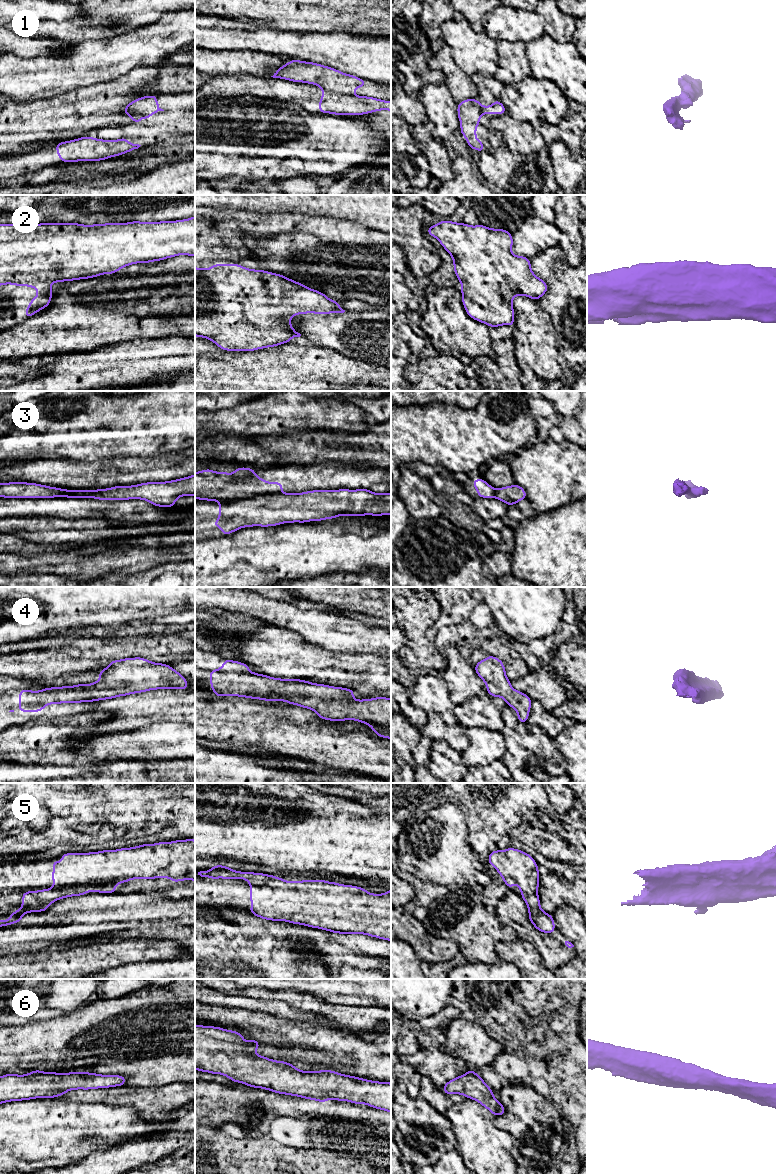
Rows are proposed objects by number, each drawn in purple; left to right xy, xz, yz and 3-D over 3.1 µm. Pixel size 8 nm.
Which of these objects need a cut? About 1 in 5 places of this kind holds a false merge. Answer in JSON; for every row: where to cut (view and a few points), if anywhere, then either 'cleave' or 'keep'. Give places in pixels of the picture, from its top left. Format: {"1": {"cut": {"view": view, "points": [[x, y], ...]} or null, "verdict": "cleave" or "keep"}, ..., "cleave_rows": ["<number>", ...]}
{"1": {"cut": {"view": "xz", "points": [[321, 87], [352, 95]]}, "verdict": "cleave"}, "2": {"cut": null, "verdict": "keep"}, "3": {"cut": {"view": "xz", "points": [[280, 492], [257, 493], [244, 498], [221, 501]]}, "verdict": "cleave"}, "4": {"cut": null, "verdict": "keep"}, "5": {"cut": null, "verdict": "keep"}, "6": {"cut": null, "verdict": "keep"}, "cleave_rows": ["1", "3"]}

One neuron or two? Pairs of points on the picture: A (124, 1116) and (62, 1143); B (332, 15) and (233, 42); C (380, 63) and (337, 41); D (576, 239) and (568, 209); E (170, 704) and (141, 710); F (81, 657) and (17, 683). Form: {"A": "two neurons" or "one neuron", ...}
{"A": "one neuron", "B": "two neurons", "C": "one neuron", "D": "one neuron", "E": "one neuron", "F": "two neurons"}

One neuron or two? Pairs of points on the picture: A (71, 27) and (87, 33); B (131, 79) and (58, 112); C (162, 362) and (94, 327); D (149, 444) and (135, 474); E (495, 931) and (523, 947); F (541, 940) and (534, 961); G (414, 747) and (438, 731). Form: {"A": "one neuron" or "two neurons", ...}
{"A": "one neuron", "B": "one neuron", "C": "two neurons", "D": "two neurons", "E": "two neurons", "F": "two neurons", "G": "two neurons"}

